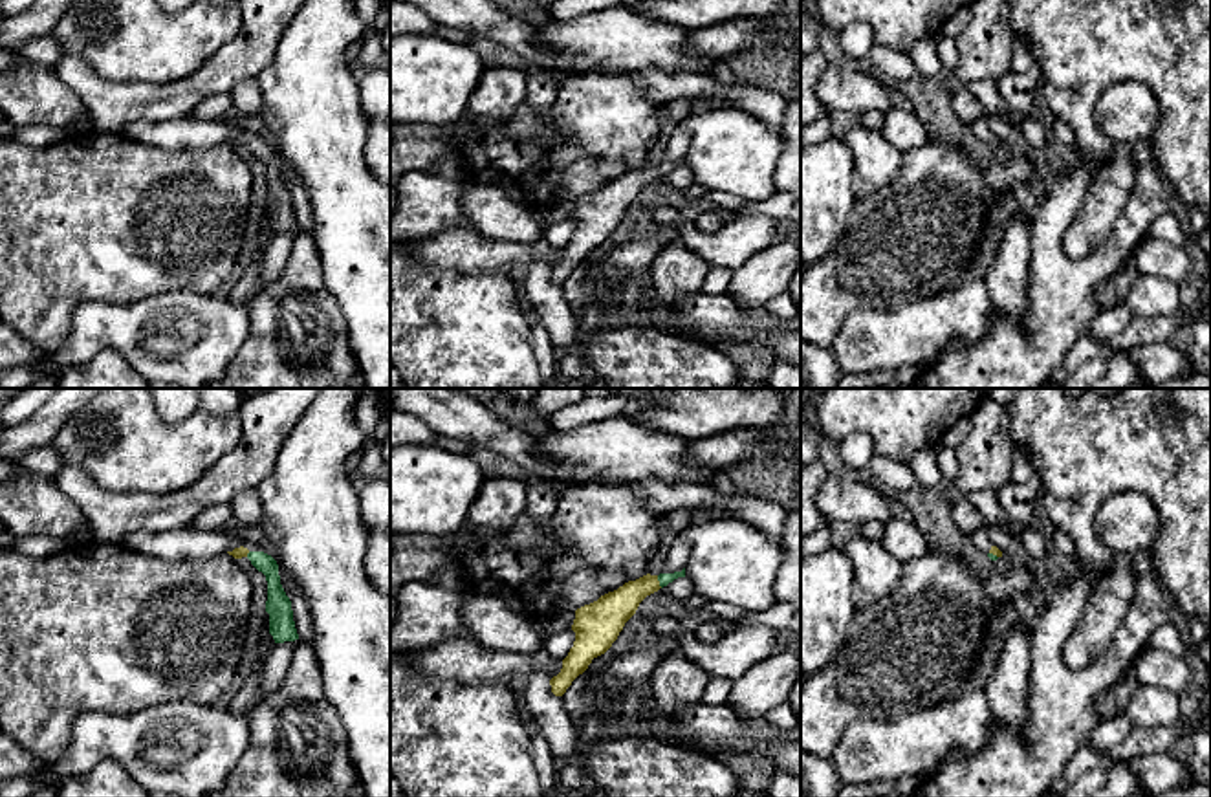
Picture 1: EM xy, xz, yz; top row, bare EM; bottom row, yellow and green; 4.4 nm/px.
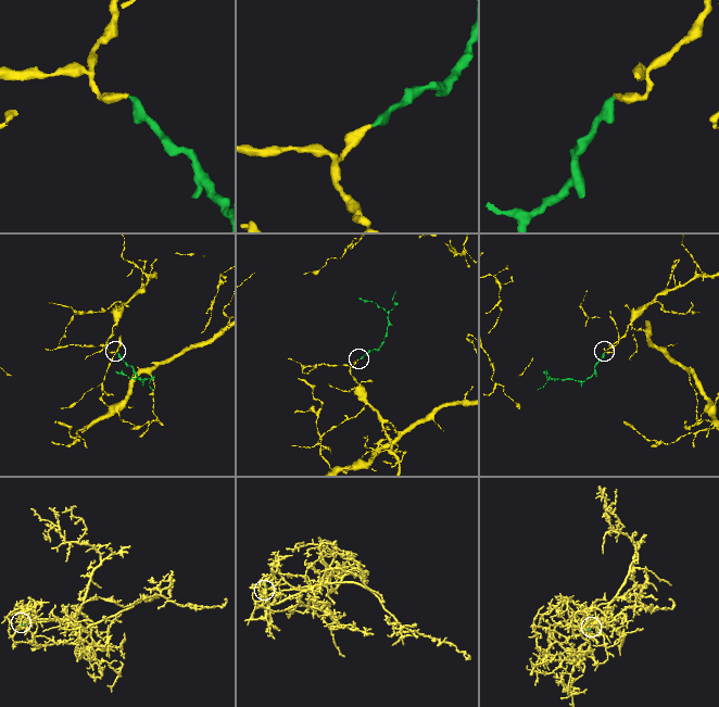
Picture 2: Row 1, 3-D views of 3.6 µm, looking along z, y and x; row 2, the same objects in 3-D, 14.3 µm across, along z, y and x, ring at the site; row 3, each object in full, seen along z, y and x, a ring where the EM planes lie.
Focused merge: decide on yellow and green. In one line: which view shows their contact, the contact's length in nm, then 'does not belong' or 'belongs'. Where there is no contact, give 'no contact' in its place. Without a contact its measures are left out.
meets yellow in xz; contact 60 nm long; belongs

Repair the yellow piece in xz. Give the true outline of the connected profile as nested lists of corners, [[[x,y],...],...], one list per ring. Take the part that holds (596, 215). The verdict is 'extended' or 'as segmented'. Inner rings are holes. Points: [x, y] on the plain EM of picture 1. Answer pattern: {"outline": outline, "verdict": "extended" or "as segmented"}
{"outline": [[[685,158],[674,163],[647,163],[577,198],[572,214],[575,231],[562,249],[561,262],[550,269],[551,282],[562,286],[572,271],[588,258],[592,249],[612,236],[639,192],[678,167],[685,167]]], "verdict": "extended"}

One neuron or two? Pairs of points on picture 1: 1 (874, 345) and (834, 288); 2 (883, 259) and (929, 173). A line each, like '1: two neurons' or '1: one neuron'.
1: two neurons
2: one neuron

